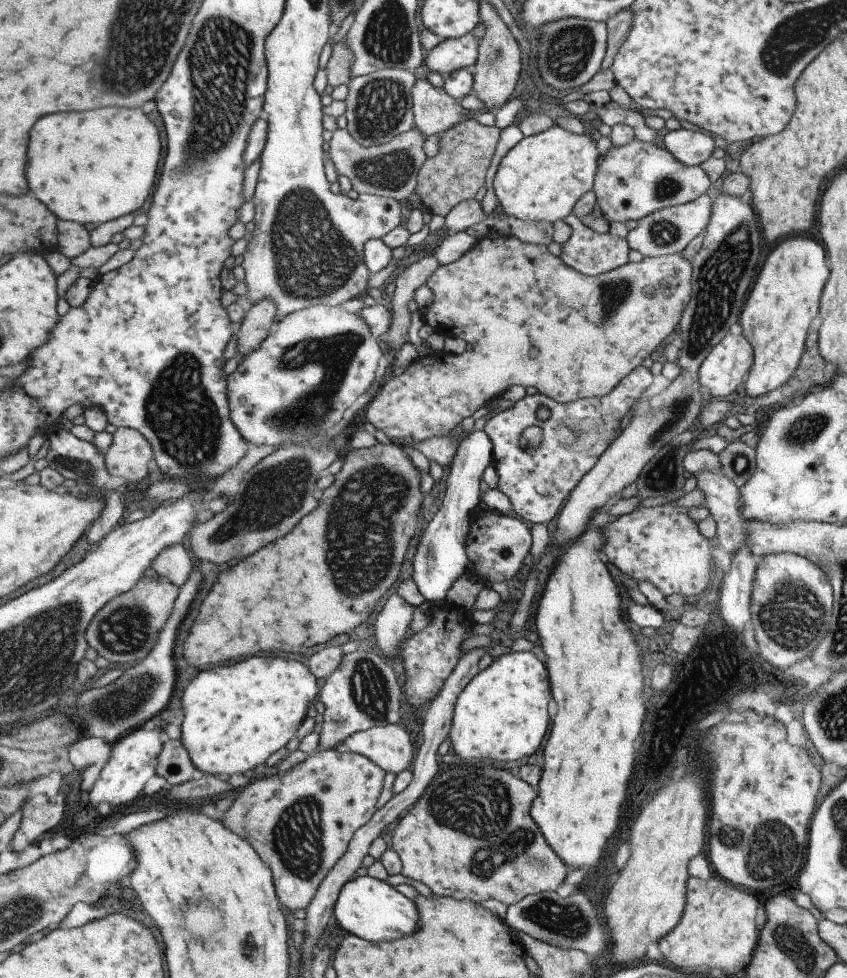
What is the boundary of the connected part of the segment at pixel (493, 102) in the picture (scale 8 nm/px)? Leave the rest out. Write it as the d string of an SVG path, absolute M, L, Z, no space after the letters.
M481 2L481 4L483 4L483 10L481 10L483 22L481 24L487 30L485 30L485 36L481 40L479 62L475 64L475 96L485 104L483 112L495 114L509 100L513 100L511 96L519 84L519 76L523 70L523 58L521 58L521 48L519 48L515 36L511 34L509 26L501 20L499 12L493 6L489 6L487 2Z

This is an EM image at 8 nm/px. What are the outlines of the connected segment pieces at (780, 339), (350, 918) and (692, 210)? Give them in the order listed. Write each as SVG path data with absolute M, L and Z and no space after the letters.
M811 234L785 238L767 254L737 322L743 330L741 334L753 346L753 366L743 380L747 396L759 398L771 394L795 374L805 350L807 332L817 324L819 298L827 278L825 248Z
M359 876L343 888L335 908L335 918L337 918L337 924L343 930L347 930L347 934L355 934L363 940L377 942L377 944L411 936L423 924L423 916L413 900L409 900L407 896L397 892L393 886L389 886L387 880L383 882L371 876Z
M701 194L695 202L689 202L685 206L675 208L663 208L657 210L645 218L641 218L631 232L627 232L627 246L629 250L637 250L643 258L661 258L661 256L673 256L681 254L681 250L701 232L705 232L709 224L709 216L713 212L713 202L707 194Z

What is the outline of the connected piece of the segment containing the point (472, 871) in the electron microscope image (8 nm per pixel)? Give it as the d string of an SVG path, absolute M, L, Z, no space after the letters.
M467 766L441 770L423 798L393 828L393 850L403 858L403 876L423 882L439 896L475 900L477 904L495 898L509 906L527 900L527 896L553 892L563 882L569 866L551 850L543 828L531 816L537 796L537 790L527 780L501 768Z

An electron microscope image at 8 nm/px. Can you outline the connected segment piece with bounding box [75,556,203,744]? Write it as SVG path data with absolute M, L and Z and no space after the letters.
M193 556L193 560L195 560L195 564L193 564L193 570L189 574L189 580L179 588L179 598L175 600L175 612L173 612L169 624L165 626L165 630L161 632L159 646L149 654L149 658L145 658L141 664L123 668L123 674L115 682L111 682L103 688L87 690L81 696L75 694L77 716L81 718L81 724L85 718L91 738L105 738L111 744L117 744L125 736L129 736L133 730L139 730L143 726L151 726L151 718L155 714L159 714L161 710L169 708L169 704L175 696L175 690L177 690L177 682L179 682L177 680L177 668L173 662L175 660L173 658L173 646L177 640L177 628L183 622L183 618L187 616L189 604L193 602L201 582L203 582L203 576L199 570L201 562L195 556Z

